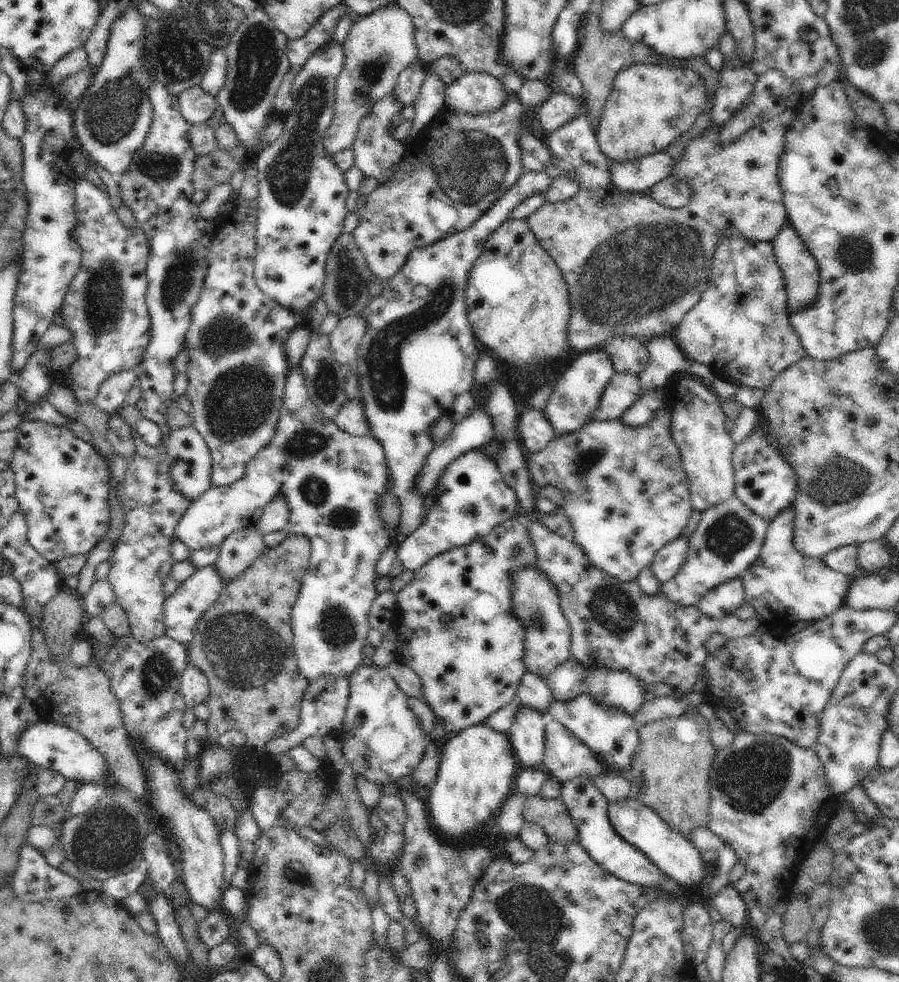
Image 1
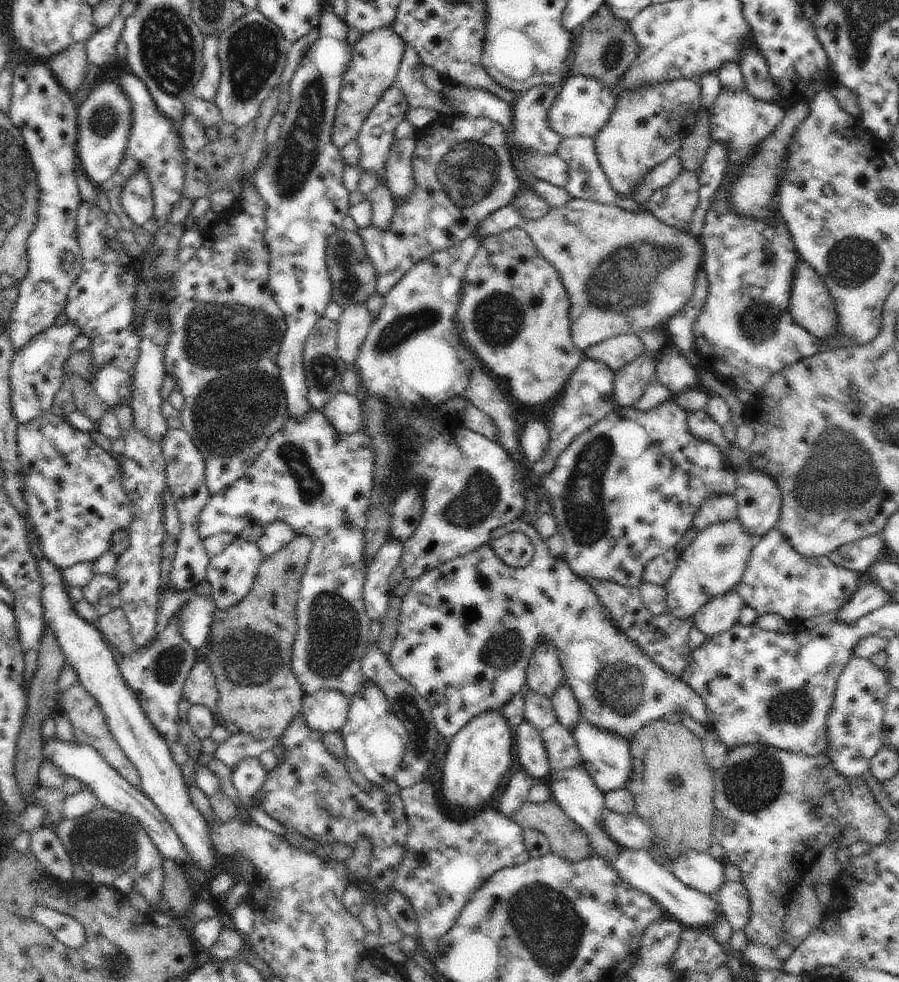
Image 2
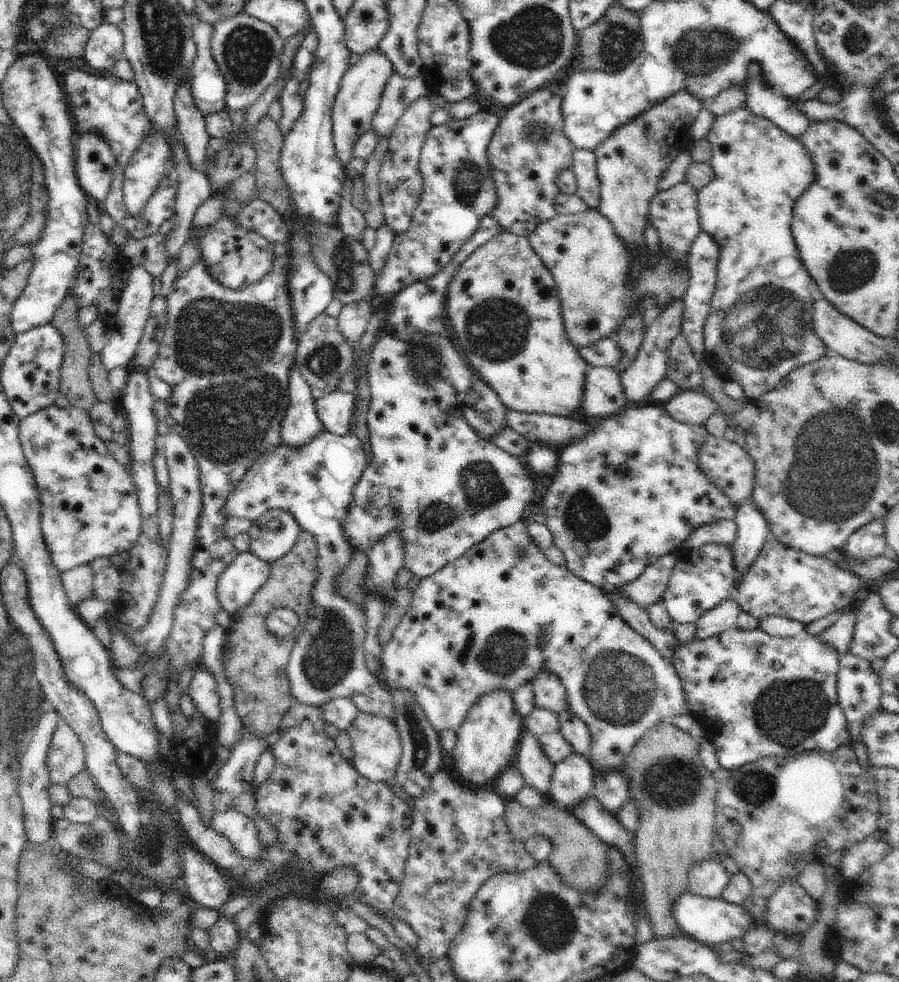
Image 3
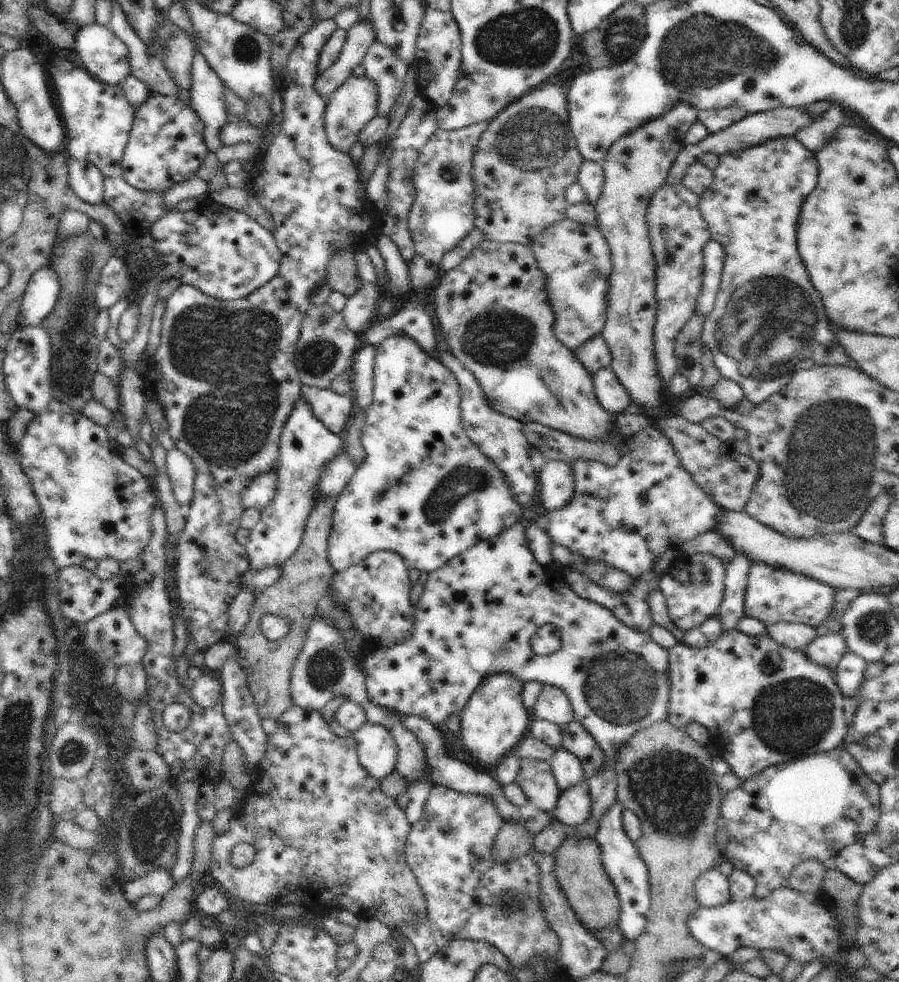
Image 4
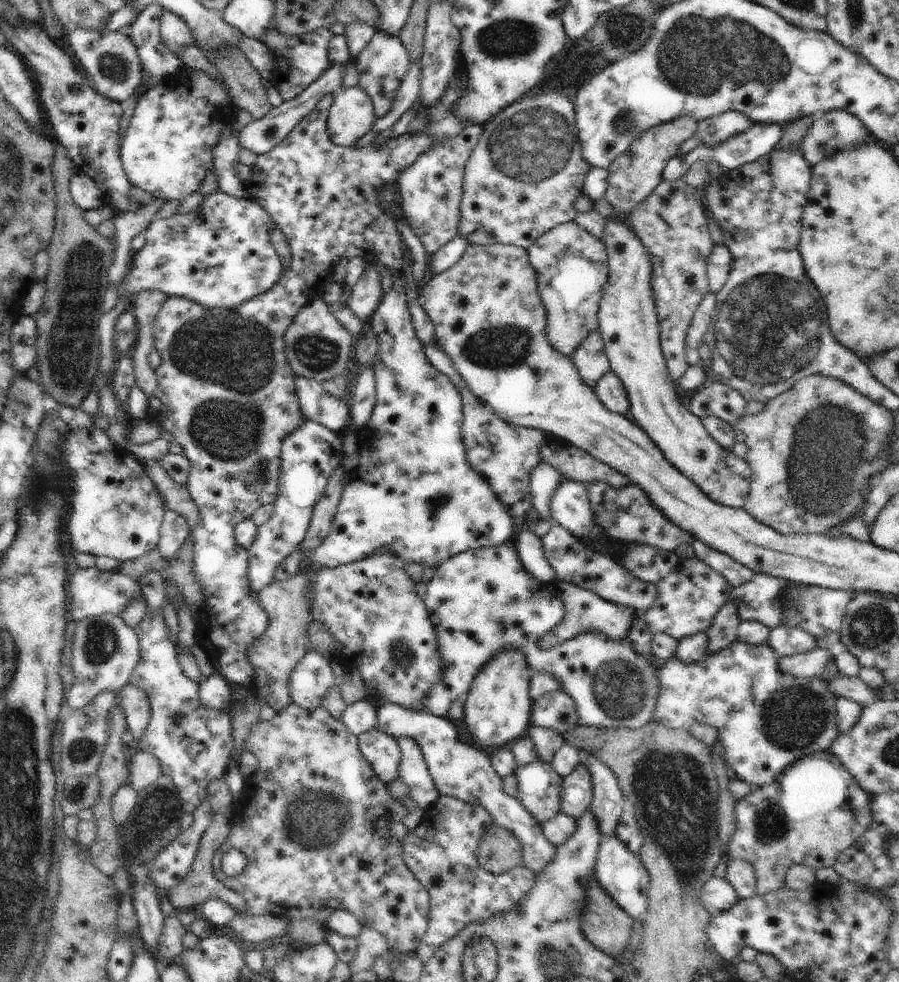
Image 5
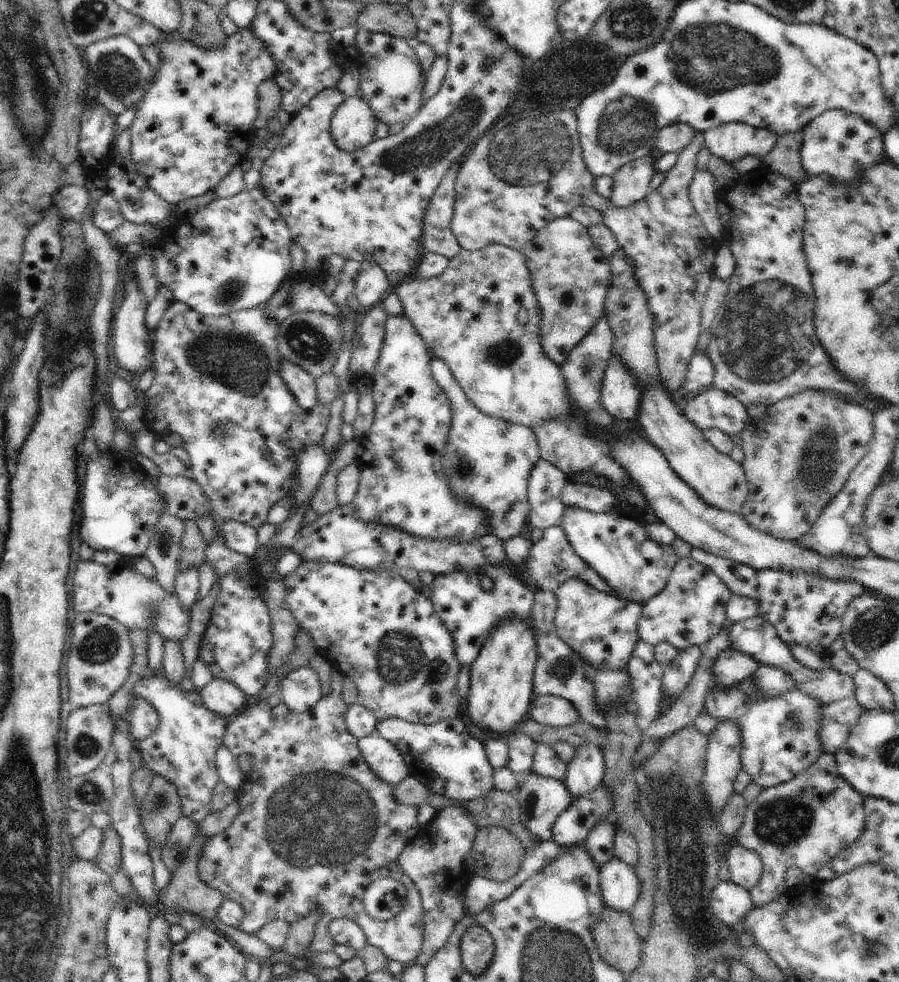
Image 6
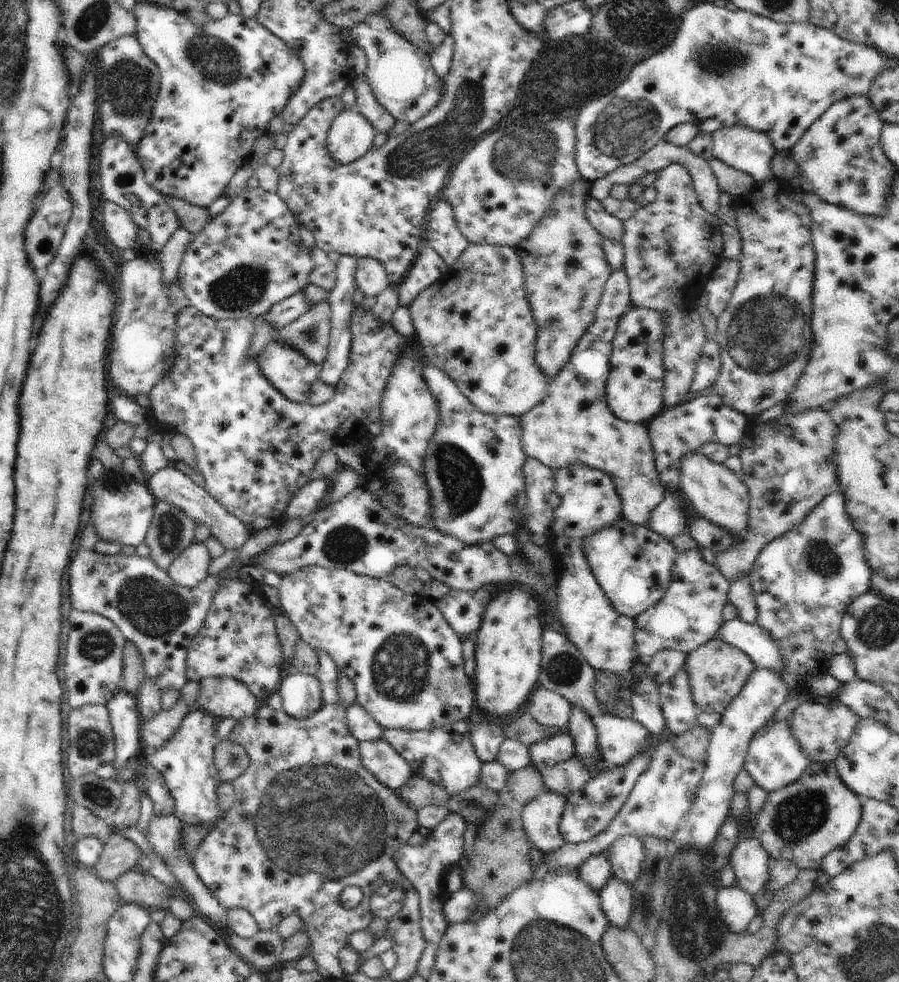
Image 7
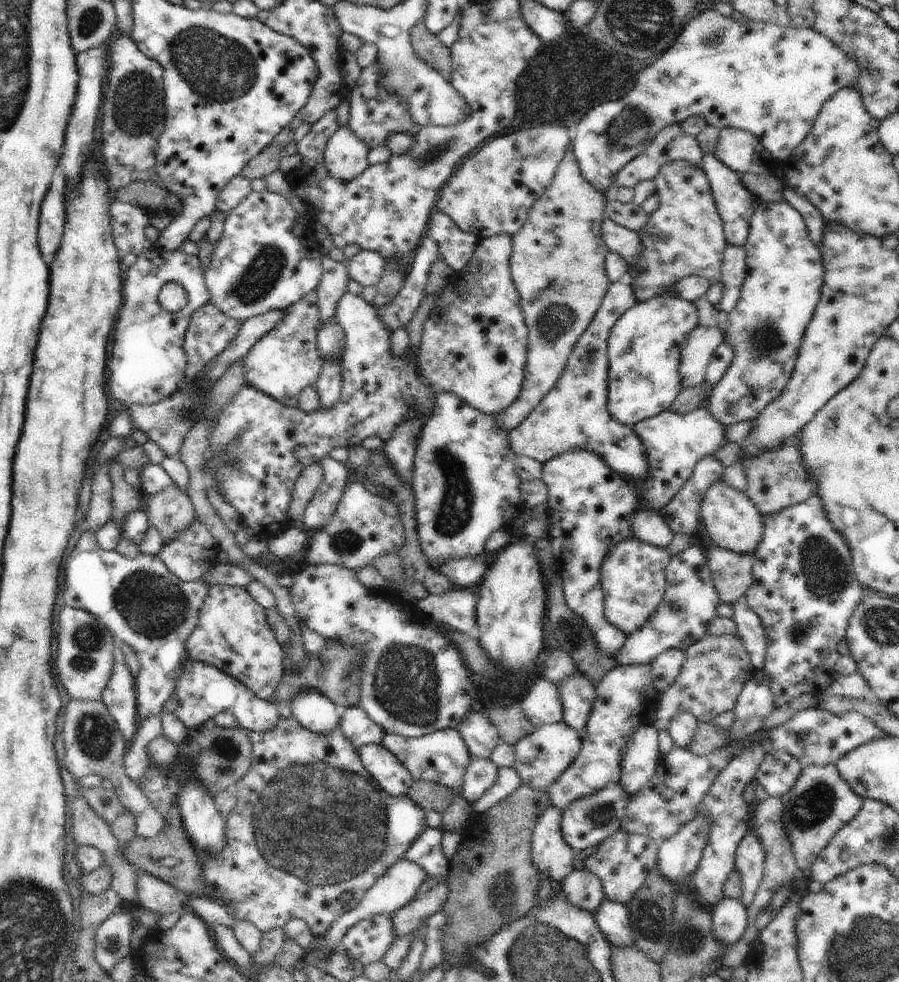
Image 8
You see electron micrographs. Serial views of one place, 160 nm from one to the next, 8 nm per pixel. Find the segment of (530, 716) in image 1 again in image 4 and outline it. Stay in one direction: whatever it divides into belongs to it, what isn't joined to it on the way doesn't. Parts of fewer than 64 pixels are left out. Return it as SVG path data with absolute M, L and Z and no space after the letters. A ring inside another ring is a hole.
M521 758L520 770L515 782L524 791L528 802L552 814L561 790L548 761Z

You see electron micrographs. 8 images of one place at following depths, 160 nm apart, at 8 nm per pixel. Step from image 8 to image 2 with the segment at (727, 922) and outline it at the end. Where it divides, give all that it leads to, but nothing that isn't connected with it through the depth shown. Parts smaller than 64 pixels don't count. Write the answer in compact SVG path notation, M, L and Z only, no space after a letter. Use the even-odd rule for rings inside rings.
M690 850L683 857L672 858L664 864L682 884L707 895L715 895L724 884L724 861L714 859L708 852Z

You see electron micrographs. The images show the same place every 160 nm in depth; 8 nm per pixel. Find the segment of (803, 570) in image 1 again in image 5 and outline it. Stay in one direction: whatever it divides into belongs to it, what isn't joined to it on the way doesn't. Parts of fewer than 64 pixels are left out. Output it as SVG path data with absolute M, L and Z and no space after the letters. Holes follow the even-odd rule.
M764 573L733 588L729 600L737 606L741 621L757 620L771 629L778 627L785 611L785 588L792 583Z

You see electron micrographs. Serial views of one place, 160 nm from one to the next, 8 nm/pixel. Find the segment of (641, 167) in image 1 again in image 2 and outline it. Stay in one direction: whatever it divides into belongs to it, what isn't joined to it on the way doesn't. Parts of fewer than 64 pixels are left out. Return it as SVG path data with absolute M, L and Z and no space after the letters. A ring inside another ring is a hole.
M676 155L671 156L665 163L654 168L654 170L651 170L651 172L645 176L645 181L632 198L642 204L644 201L647 201L654 192L674 182L682 171L682 159Z

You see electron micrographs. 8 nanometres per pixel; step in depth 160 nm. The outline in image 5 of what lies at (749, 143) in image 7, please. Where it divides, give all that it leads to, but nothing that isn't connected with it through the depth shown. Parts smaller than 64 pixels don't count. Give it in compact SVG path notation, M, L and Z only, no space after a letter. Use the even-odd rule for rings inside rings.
M728 111L720 116L704 119L697 124L697 135L707 147L717 147L730 137L745 133L753 122L742 113Z

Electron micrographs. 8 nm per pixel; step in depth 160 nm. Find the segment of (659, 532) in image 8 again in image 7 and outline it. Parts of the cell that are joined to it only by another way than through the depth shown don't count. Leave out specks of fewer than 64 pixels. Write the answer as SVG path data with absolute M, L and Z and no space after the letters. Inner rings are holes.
M625 269L613 271L596 307L594 322L575 344L565 368L548 382L547 397L520 417L521 443L527 457L539 460L552 470L574 463L603 470L613 478L621 498L623 518L630 524L648 528L651 512L666 497L666 489L655 467L647 426L614 416L605 395L617 324L631 307Z

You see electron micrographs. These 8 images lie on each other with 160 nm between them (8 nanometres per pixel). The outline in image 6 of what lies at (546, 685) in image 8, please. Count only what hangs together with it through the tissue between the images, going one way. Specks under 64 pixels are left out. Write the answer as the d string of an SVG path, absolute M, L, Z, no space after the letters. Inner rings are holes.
M557 695L534 698L530 718L550 727L568 727L581 722L580 714L570 700Z

